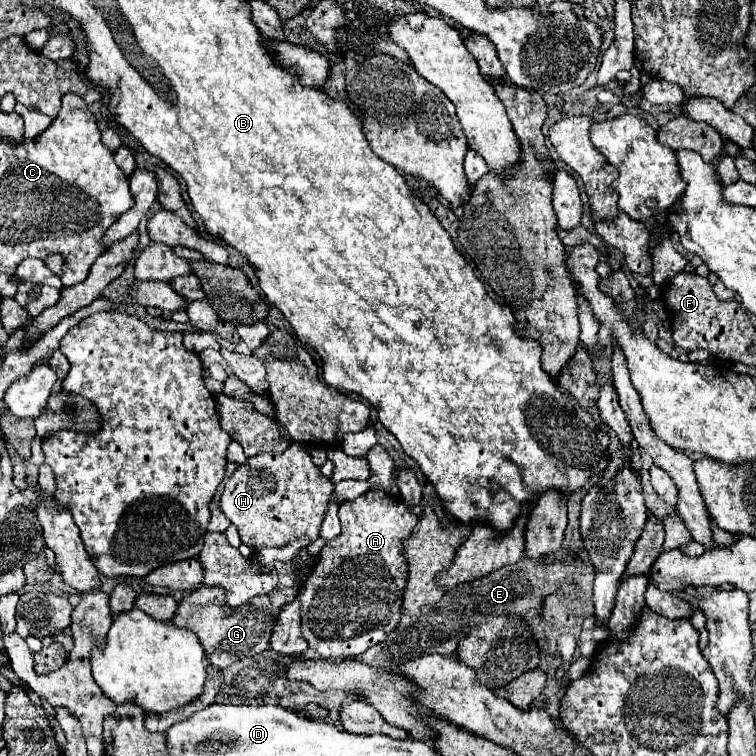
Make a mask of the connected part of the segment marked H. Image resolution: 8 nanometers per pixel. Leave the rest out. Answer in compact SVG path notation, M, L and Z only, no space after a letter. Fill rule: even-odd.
M292 441L284 453L254 455L238 465L224 485L220 509L238 527L242 543L258 553L268 547L280 549L296 539L316 541L332 489L332 481L312 463L308 445Z

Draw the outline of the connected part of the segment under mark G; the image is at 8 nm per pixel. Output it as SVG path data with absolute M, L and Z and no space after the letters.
M308 547L300 549L300 553L292 561L275 562L273 566L279 577L276 588L268 594L253 597L250 603L246 603L238 609L228 607L226 591L222 587L218 587L218 585L216 587L200 587L180 601L172 623L196 633L196 637L200 639L210 663L214 667L224 669L224 667L236 663L238 659L244 659L248 655L256 655L256 653L270 647L270 635L272 635L272 629L276 625L276 617L278 617L280 609L284 609L286 603L294 601L298 591L300 591L296 587L298 577L300 577L296 573L296 569L310 573L316 567L316 563L318 563L318 555L312 555L308 551Z

